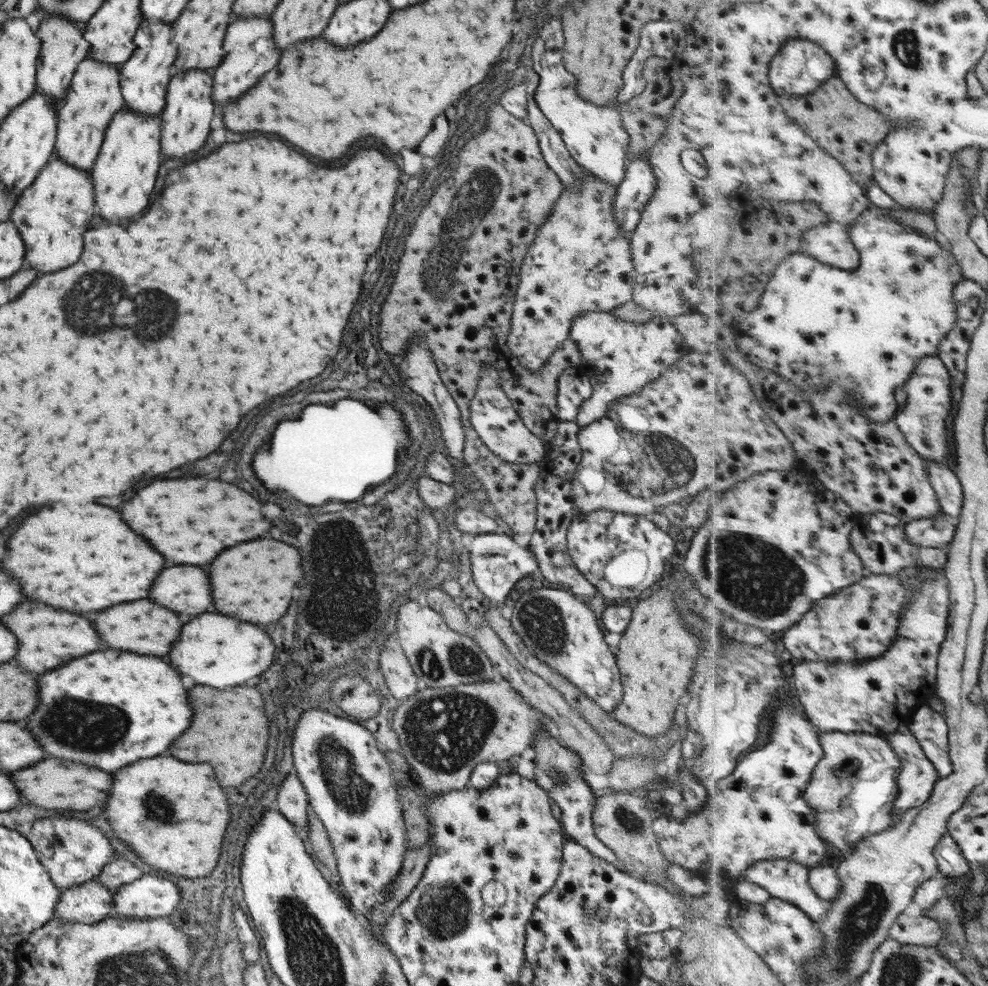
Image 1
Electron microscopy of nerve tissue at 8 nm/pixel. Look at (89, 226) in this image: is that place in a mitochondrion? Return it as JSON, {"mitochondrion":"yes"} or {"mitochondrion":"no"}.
{"mitochondrion":"no"}

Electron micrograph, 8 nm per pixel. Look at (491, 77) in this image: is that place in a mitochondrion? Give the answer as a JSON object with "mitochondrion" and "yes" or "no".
{"mitochondrion":"no"}

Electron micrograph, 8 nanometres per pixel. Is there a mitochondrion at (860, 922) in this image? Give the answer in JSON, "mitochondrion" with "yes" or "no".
{"mitochondrion":"yes"}

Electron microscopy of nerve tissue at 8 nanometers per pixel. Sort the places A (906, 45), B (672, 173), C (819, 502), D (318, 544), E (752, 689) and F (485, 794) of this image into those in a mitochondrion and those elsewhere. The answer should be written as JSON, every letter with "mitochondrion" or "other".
{"A":"mitochondrion","B":"other","C":"other","D":"mitochondrion","E":"mitochondrion","F":"other"}

